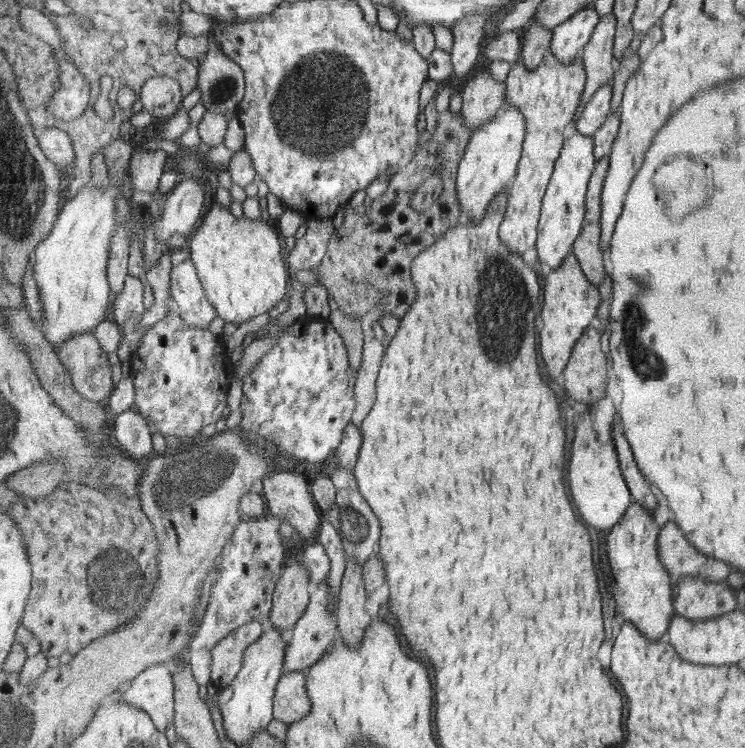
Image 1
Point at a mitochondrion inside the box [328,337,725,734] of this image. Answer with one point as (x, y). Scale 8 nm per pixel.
(355, 525)

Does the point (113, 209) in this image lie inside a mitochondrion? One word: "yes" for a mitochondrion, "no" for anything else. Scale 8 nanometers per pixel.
no

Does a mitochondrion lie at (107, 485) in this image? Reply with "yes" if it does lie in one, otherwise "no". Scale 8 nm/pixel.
no

